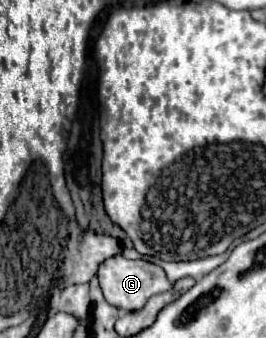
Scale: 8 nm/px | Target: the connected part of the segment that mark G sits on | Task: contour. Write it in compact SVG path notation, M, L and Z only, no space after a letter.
M122 254L108 258L100 268L98 268L98 280L100 280L100 288L108 300L108 304L122 308L126 312L134 312L144 308L144 304L162 292L172 290L172 282L166 278L166 272L158 266L152 264L148 260L128 260Z

